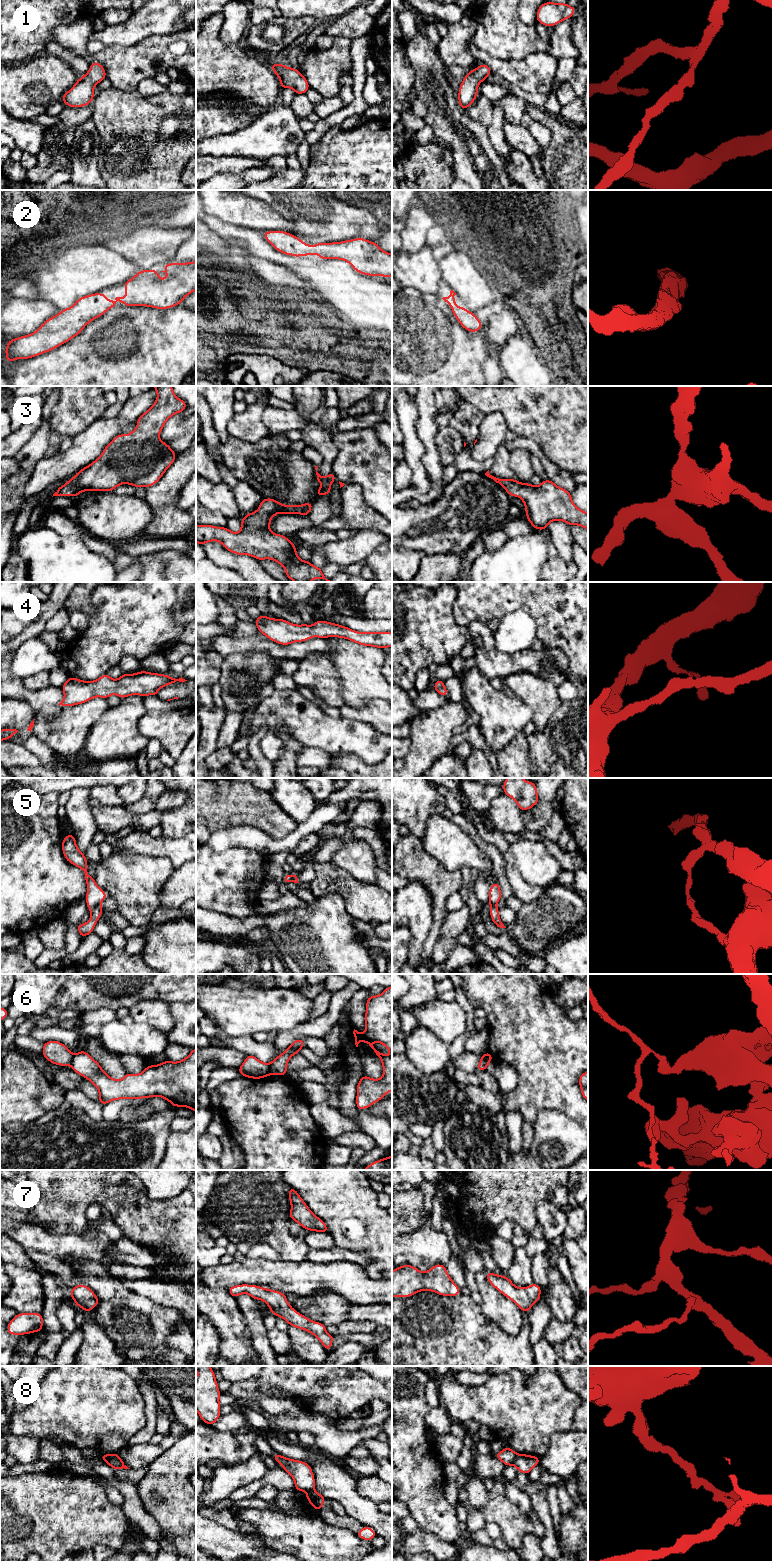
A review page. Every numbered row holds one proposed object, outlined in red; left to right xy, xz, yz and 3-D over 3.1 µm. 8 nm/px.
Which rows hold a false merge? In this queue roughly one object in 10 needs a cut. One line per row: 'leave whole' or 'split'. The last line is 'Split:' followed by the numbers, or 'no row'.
1: leave whole
2: leave whole
3: leave whole
4: leave whole
5: split
6: split
7: leave whole
8: split
Split: 5, 6, 8

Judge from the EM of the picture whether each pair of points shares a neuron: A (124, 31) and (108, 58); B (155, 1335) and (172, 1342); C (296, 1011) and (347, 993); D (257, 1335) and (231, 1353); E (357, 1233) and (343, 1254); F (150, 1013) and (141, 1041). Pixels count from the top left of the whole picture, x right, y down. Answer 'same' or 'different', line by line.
A: different
B: different
C: different
D: different
E: different
F: different

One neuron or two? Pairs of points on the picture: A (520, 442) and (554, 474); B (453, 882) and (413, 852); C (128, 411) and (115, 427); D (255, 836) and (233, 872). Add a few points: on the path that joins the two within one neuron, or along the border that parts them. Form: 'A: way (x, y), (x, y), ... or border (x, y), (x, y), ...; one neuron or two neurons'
A: way (530, 445), (547, 464); one neuron
B: way (443, 882), (423, 862); one neuron
C: border (116, 417), (120, 421), (136, 420); two neurons
D: border (224, 849), (249, 847), (259, 850), (267, 857); two neurons

